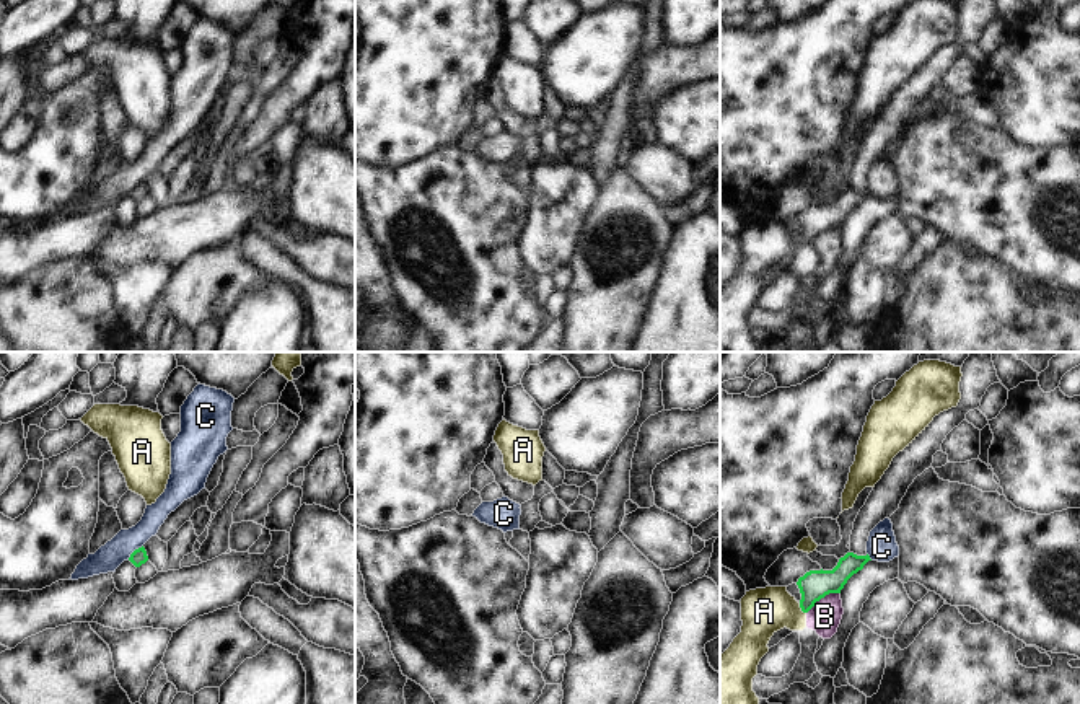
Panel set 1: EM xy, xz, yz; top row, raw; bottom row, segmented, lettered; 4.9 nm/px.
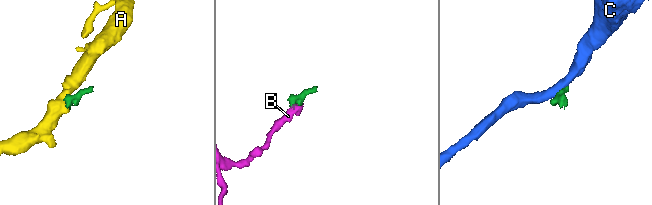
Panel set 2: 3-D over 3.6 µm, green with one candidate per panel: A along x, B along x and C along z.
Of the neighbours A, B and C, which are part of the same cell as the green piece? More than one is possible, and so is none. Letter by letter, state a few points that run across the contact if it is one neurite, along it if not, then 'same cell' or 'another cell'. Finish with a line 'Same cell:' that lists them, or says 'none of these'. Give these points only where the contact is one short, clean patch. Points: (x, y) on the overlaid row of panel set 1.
A: yz (799, 603), (805, 613) | another cell
B: yz (839, 592), (829, 592), (821, 597), (807, 613) | another cell
C: xy (142, 545), (127, 559) | another cell
Same cell: none of these

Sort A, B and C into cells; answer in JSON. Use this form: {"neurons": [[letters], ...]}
{"neurons": [["A"], ["B"], ["C"]]}

